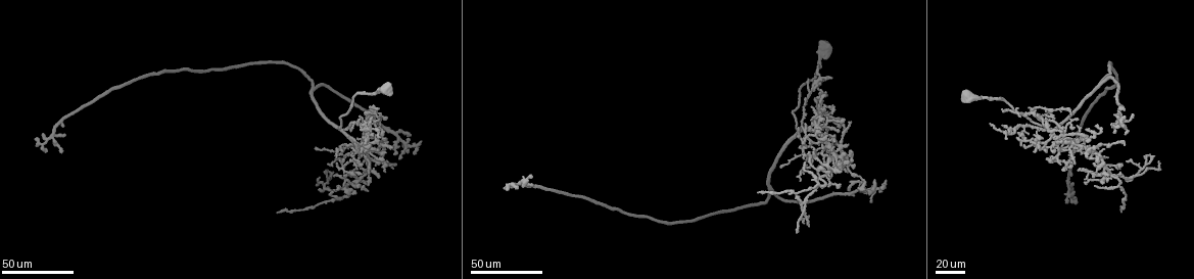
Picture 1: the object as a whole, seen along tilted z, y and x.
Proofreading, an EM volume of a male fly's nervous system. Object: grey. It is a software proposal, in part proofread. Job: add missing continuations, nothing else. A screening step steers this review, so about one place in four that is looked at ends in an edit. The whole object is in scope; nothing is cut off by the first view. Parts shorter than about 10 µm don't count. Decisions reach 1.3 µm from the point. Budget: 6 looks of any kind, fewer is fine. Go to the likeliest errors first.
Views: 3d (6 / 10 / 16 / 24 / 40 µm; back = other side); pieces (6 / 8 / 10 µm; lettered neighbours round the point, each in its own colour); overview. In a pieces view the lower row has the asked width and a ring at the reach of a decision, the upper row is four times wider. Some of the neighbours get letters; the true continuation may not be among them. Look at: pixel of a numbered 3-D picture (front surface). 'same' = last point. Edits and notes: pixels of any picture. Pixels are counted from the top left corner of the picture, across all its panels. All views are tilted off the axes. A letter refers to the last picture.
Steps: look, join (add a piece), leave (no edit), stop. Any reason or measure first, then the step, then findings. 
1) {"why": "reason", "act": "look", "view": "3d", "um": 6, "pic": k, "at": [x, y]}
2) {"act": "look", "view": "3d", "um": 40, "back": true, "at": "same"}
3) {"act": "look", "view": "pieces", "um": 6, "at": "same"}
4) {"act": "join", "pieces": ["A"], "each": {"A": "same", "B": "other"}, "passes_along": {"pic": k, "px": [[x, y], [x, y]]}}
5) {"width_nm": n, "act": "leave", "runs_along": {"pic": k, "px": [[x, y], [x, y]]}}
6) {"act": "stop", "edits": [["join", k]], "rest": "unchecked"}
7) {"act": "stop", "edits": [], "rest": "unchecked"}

{"act": "look", "view": "3d", "um": 24, "pic": 1, "at": [342, 160]}

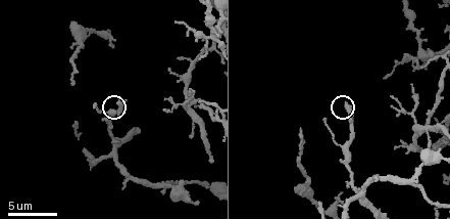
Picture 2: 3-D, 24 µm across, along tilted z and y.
{"act": "look", "view": "3d", "um": 6, "pic": 2, "at": [120, 98]}

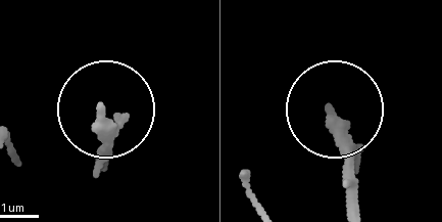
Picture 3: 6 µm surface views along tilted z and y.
{"act": "look", "view": "pieces", "um": 10, "pic": 3, "at": [331, 108]}

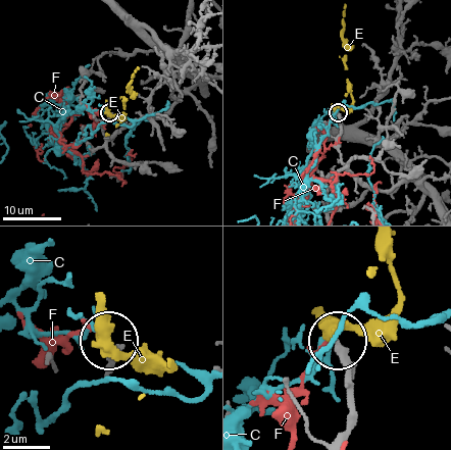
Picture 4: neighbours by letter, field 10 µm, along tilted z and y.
{"act": "leave", "each": {"C": "other", "E": "other", "F": "other"}, "runs_along": {"pic": 4, "px": [[342, 434], [352, 405], [352, 370], [340, 341]]}, "found": "none of them fits"}

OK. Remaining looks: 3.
{"why": "an open end", "act": "look", "view": "3d", "um": 24, "pic": 1, "at": [1048, 147]}

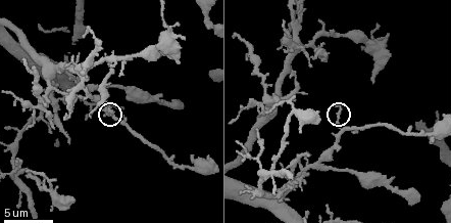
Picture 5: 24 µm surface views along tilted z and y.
{"act": "look", "view": "pieces", "um": 6, "pic": 5, "at": [110, 107]}

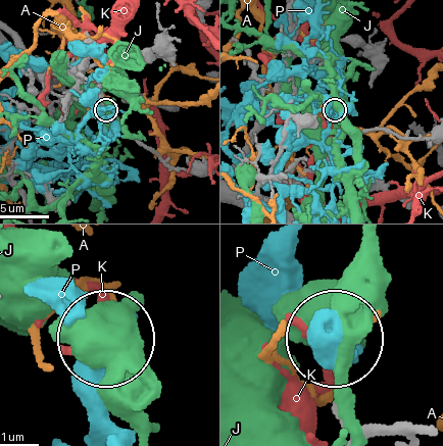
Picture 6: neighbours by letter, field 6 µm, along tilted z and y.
{"act": "leave", "each": {"A": "other", "J": "other", "K": "other", "P": "other"}, "found": "no lettered piece goes on from it"}

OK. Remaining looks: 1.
{"why": "thin end", "act": "look", "view": "pieces", "um": 10, "pic": 5, "at": [246, 59]}

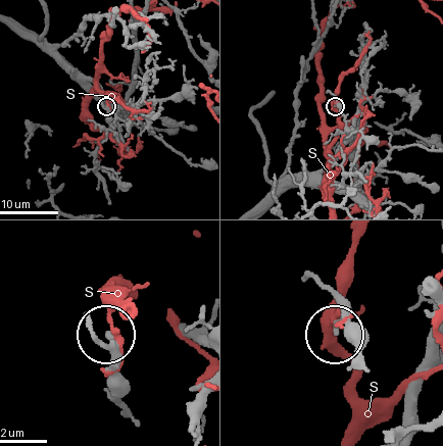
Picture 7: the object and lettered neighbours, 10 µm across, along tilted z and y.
{"act": "leave", "each": {"S": "other"}, "found": "none of them fits"}

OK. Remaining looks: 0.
{"act": "stop", "edits": [], "rest": "unchecked"}

